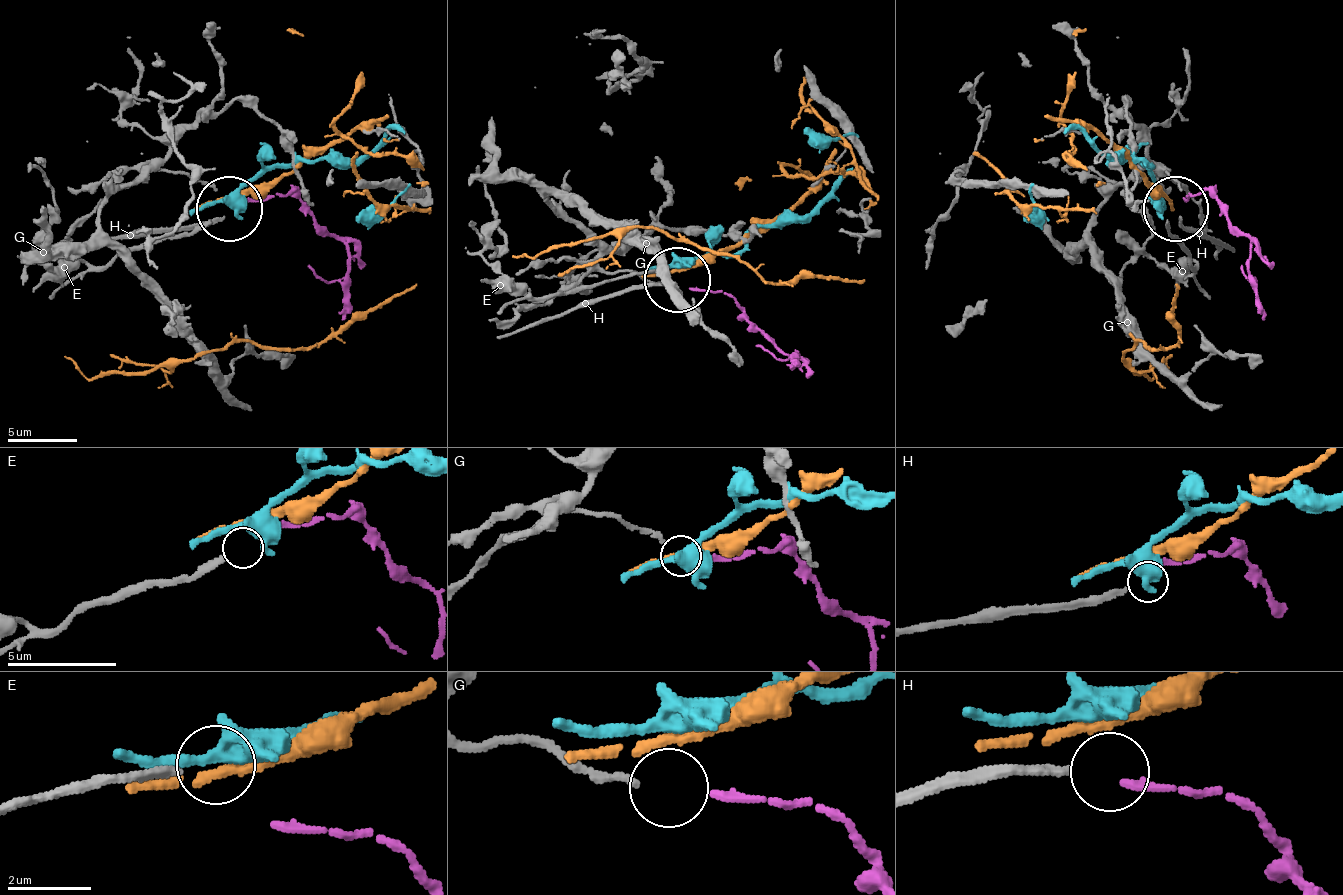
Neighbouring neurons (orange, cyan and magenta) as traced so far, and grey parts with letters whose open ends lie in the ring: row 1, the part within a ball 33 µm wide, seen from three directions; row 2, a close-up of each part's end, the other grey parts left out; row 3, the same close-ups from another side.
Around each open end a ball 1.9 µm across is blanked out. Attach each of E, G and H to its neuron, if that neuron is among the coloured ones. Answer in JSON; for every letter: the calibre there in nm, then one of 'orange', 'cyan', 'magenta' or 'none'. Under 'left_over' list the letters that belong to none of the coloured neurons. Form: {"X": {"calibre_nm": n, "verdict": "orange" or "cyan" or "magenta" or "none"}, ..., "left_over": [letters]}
{"E": {"calibre_nm": 240, "verdict": "none"}, "G": {"calibre_nm": 170, "verdict": "magenta"}, "H": {"calibre_nm": 240, "verdict": "none"}, "left_over": ["E", "H"]}

